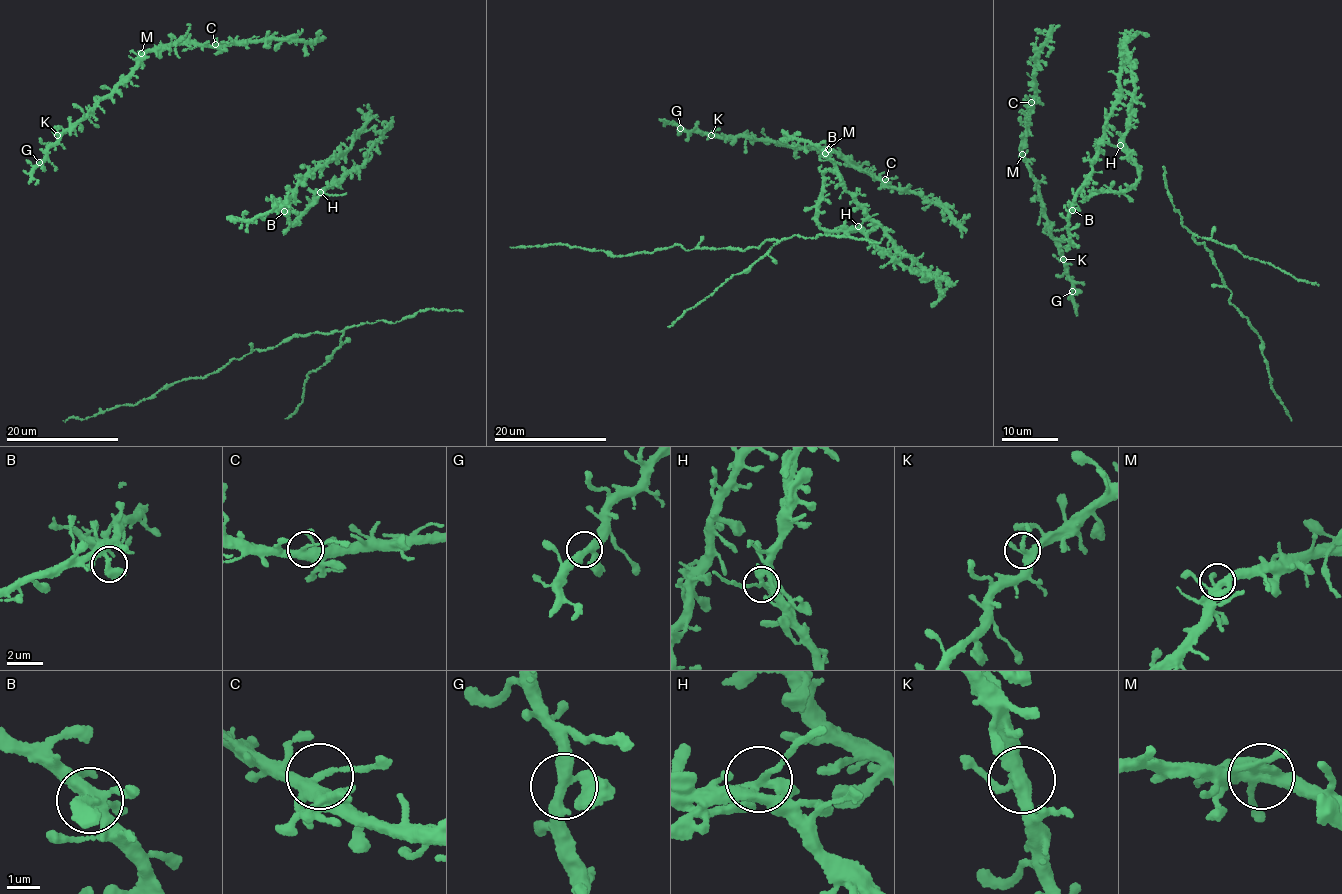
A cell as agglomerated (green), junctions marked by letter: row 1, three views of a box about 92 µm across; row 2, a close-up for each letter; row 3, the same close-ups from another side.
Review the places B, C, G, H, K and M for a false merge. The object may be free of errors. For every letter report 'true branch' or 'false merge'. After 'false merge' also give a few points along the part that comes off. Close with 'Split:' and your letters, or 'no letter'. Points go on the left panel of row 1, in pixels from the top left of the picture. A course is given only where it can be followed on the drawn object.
B: true branch
C: true branch
G: true branch
H: false merge | (319, 191), (346, 194)
K: true branch
M: true branch
Split: H

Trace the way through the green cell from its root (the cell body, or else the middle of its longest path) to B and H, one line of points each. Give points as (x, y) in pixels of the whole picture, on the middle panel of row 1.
B: (900, 251), (884, 229), (866, 215), (855, 198), (845, 190), (825, 153)
H: (900, 251), (843, 186), (825, 185), (817, 202), (820, 227), (858, 226)

